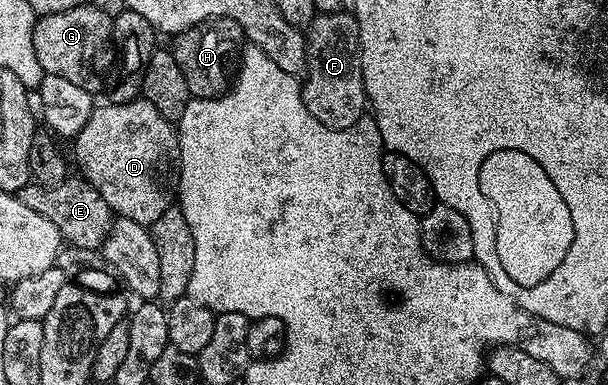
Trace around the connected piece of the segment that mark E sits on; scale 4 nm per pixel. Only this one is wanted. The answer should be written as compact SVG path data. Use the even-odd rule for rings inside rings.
M78 176L67 177L65 182L55 186L39 186L37 184L27 184L16 192L16 196L32 212L40 212L62 233L63 239L71 246L79 246L82 249L97 251L110 232L110 226L116 217L110 205L92 188L89 182Z

